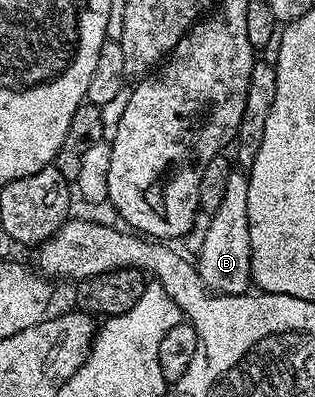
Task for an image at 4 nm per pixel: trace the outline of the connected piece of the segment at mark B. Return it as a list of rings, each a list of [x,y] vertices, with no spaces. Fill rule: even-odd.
[[[232,169],[229,184],[225,187],[225,200],[221,200],[217,212],[207,219],[207,231],[203,234],[203,243],[199,246],[197,269],[204,286],[212,294],[246,294],[252,289],[251,281],[251,245],[249,244],[249,184],[248,175],[242,169]]]

